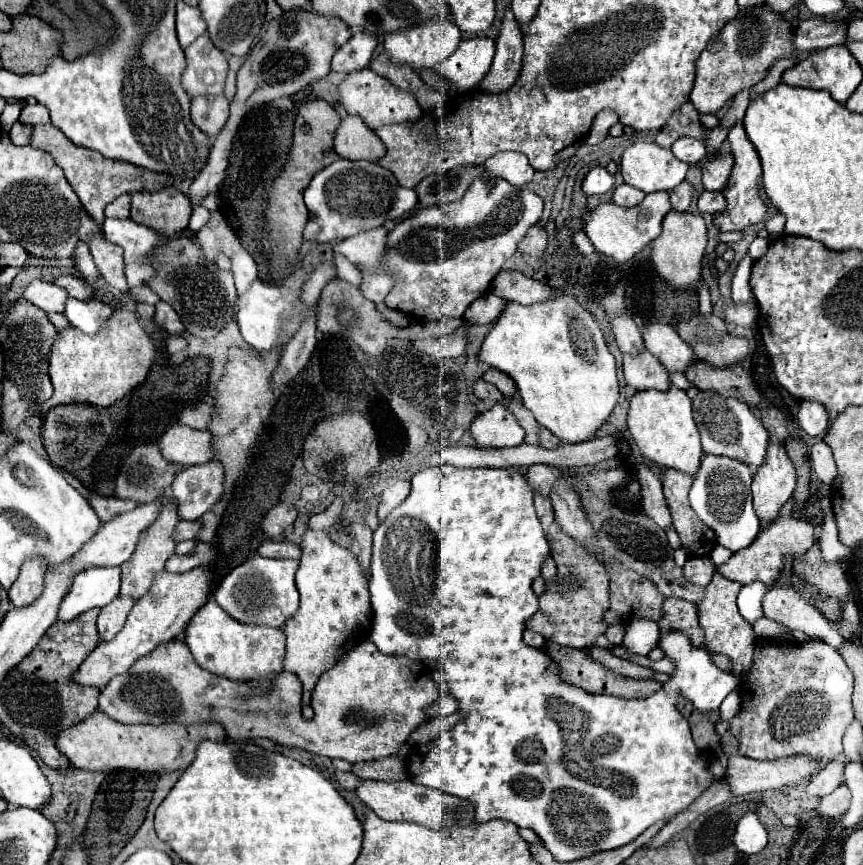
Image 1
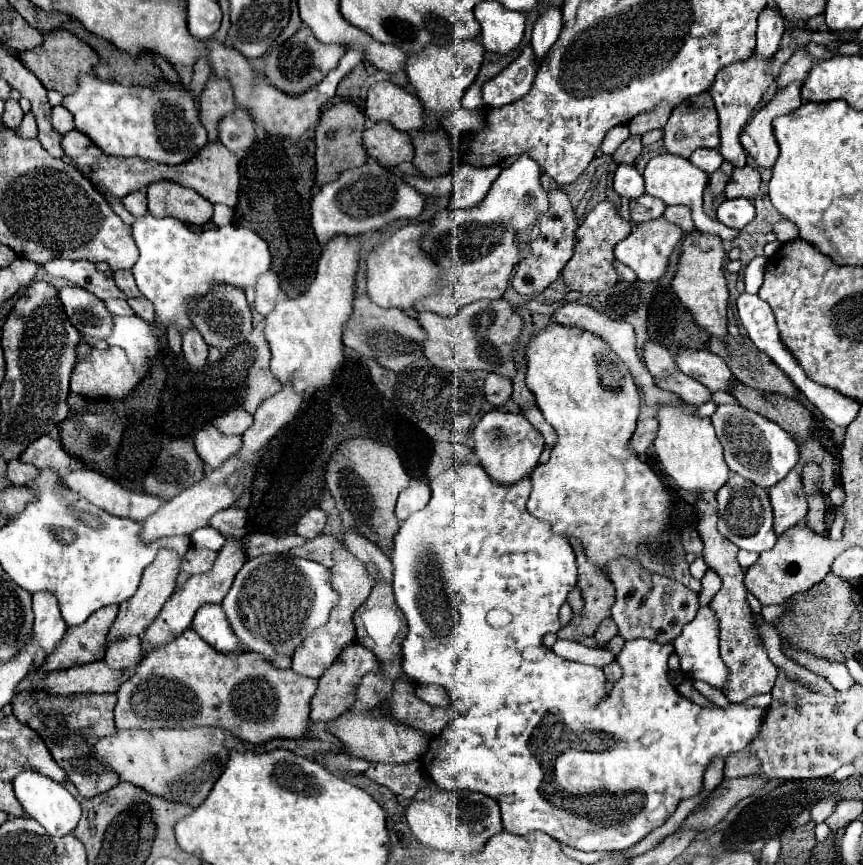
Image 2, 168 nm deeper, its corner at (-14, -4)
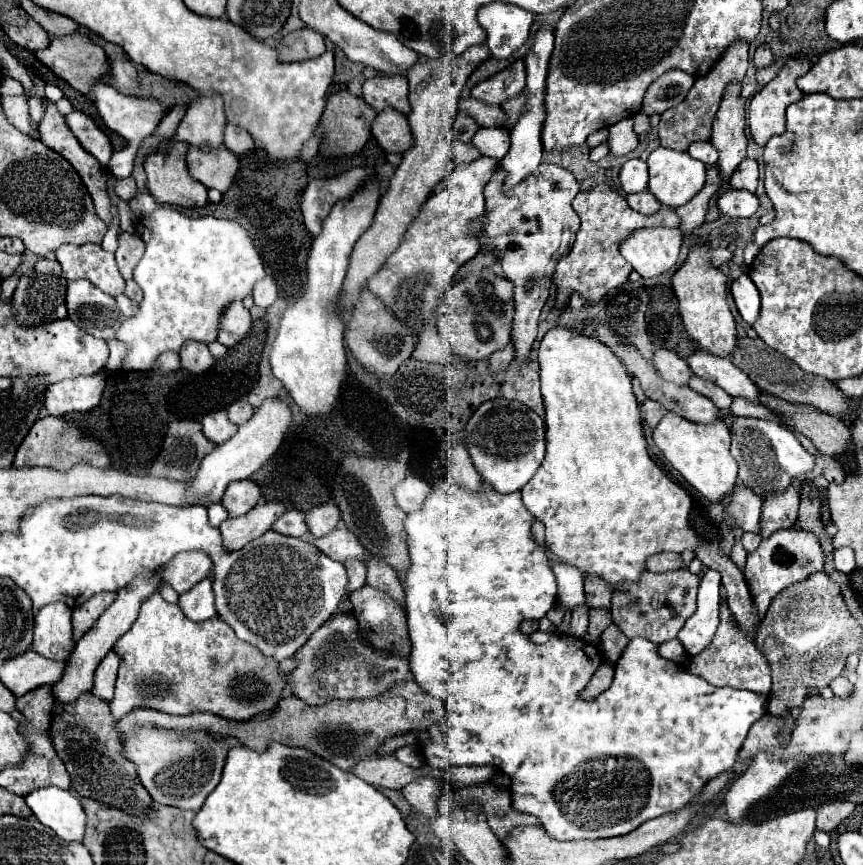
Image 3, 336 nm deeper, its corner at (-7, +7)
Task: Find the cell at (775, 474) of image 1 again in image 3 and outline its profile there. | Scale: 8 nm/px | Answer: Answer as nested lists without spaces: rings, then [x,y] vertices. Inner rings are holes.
[[[789,487],[783,493],[767,495],[761,509],[761,529],[759,535],[765,539],[779,529],[789,529],[797,521],[799,509],[799,491],[797,487]]]

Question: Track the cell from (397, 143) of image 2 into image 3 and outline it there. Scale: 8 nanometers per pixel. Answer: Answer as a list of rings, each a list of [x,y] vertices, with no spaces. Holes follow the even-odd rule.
[[[385,109],[377,115],[373,123],[373,137],[387,153],[405,153],[409,147],[413,147],[409,121],[395,109]]]

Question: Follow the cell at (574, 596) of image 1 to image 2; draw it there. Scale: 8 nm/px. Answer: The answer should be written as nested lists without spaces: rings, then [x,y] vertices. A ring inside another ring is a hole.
[[[570,538],[568,542],[574,546],[578,562],[578,586],[584,598],[584,614],[574,614],[572,620],[556,634],[558,638],[576,642],[582,636],[594,636],[600,622],[610,616],[610,608],[614,604],[614,586],[600,568],[592,566],[592,562],[584,558],[584,550],[580,550],[578,542],[572,542]]]

